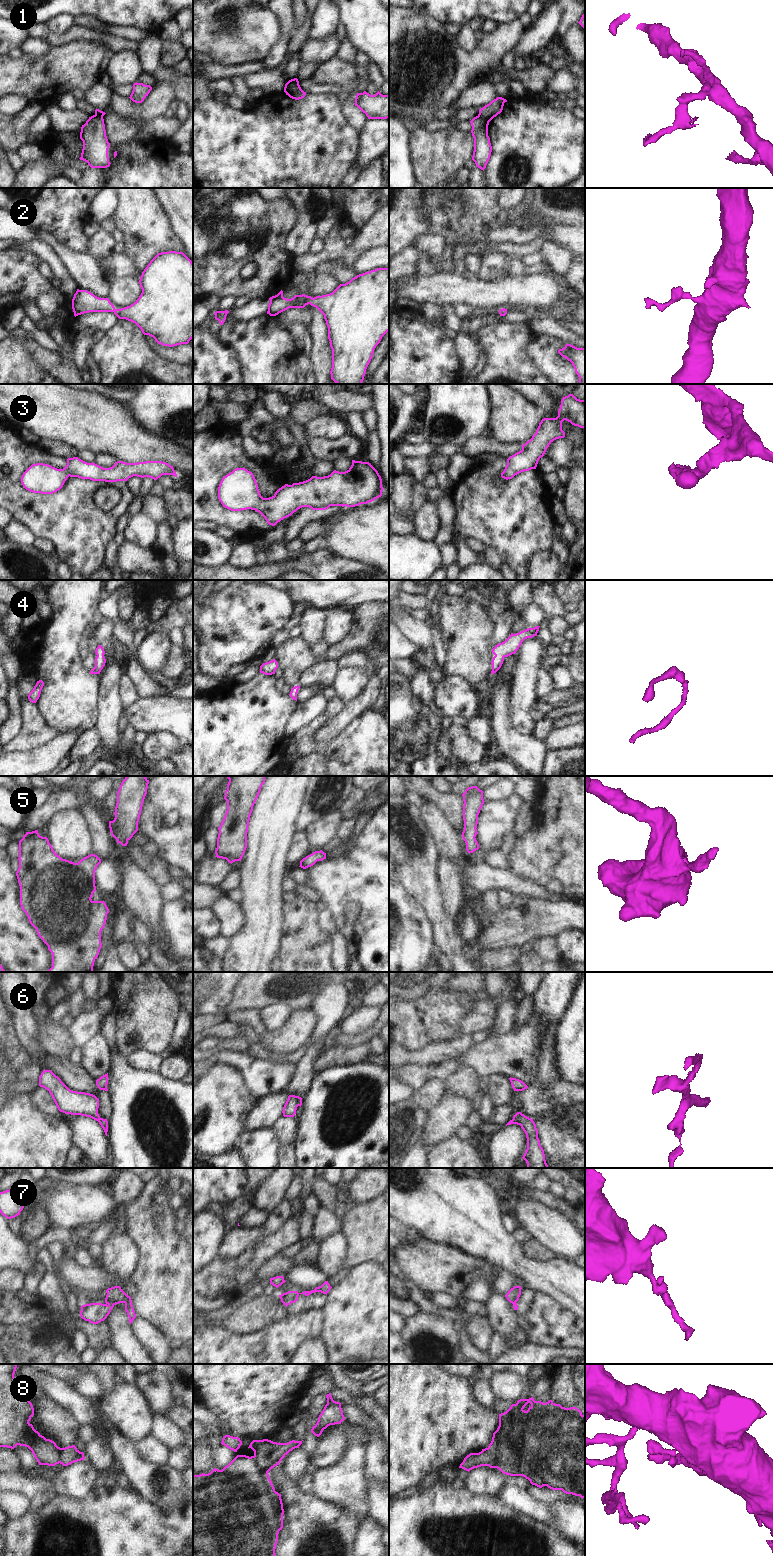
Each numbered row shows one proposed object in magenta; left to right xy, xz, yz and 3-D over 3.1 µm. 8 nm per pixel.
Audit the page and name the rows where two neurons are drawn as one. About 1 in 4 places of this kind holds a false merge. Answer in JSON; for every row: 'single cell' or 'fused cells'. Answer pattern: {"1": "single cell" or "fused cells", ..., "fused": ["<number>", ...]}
{"1": "fused cells", "2": "single cell", "3": "single cell", "4": "single cell", "5": "single cell", "6": "single cell", "7": "fused cells", "8": "fused cells", "fused": ["1", "7", "8"]}

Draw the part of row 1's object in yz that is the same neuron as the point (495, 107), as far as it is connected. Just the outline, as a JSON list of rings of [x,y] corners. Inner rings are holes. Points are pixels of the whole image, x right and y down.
[[[497,97],[496,99],[492,100],[489,104],[479,109],[478,116],[483,117],[490,122],[494,117],[496,117],[502,112],[505,102],[507,102],[506,99],[502,97]]]

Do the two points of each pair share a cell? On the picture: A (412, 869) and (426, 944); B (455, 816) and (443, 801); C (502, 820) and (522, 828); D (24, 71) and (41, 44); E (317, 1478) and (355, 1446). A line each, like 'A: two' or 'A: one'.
A: two
B: one
C: two
D: two
E: one

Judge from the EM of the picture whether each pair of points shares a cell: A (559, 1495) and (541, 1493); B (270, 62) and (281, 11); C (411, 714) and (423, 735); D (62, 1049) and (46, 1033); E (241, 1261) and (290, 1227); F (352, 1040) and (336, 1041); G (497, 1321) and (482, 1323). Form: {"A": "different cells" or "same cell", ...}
{"A": "same cell", "B": "same cell", "C": "same cell", "D": "same cell", "E": "different cells", "F": "same cell", "G": "different cells"}

